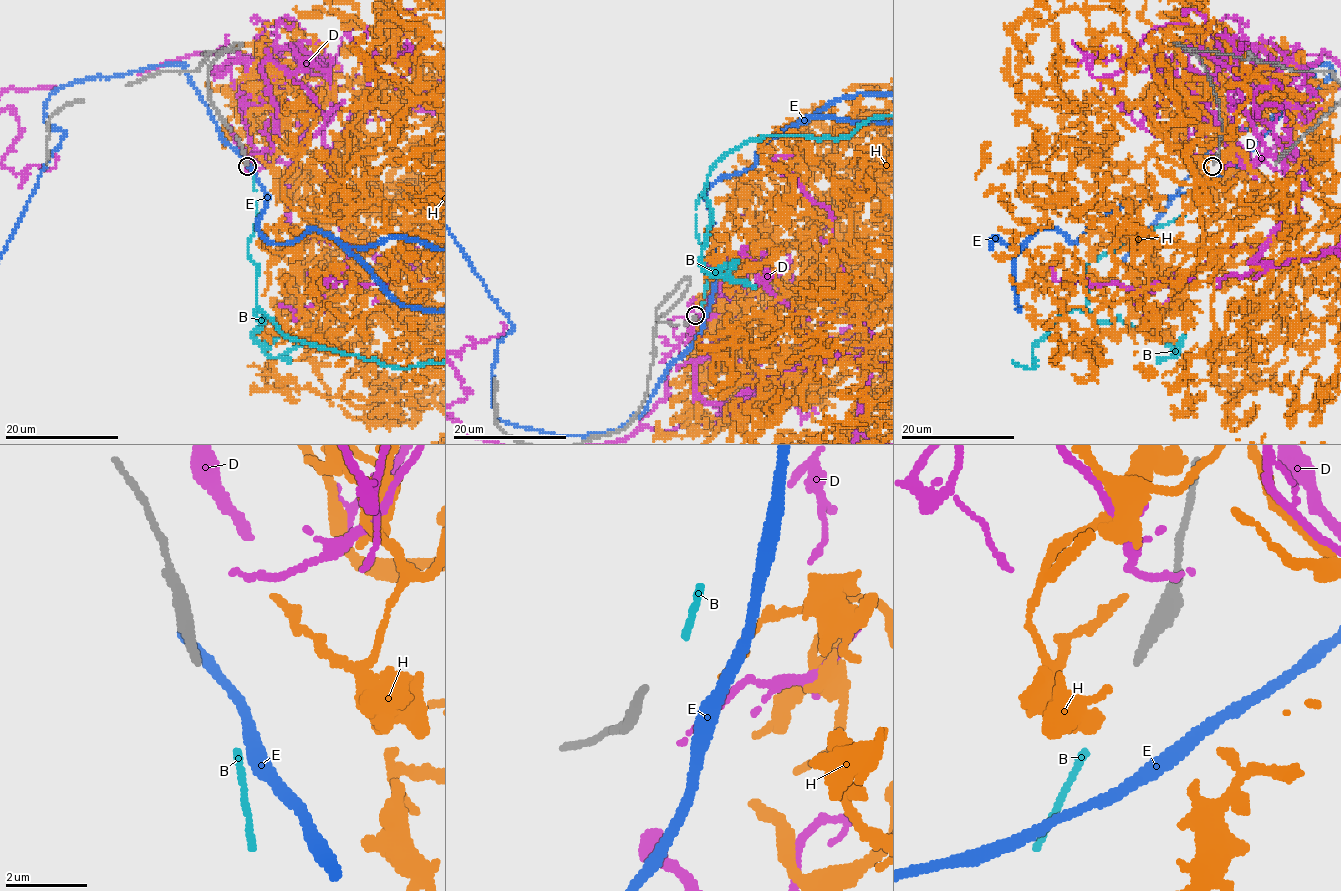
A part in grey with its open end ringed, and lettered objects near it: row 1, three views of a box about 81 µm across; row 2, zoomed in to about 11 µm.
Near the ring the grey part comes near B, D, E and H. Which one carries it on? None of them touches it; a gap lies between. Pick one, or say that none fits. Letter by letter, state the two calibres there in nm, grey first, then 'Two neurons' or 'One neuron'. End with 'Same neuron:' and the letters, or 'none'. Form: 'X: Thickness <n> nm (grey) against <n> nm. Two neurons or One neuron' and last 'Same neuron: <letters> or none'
B: Thickness 200 nm (grey) against 150 nm. One neuron
D: Thickness 200 nm (grey) against 160 nm. Two neurons
E: Thickness 200 nm (grey) against 320 nm. Two neurons
H: Thickness 200 nm (grey) against 170 nm. Two neurons
Same neuron: B

